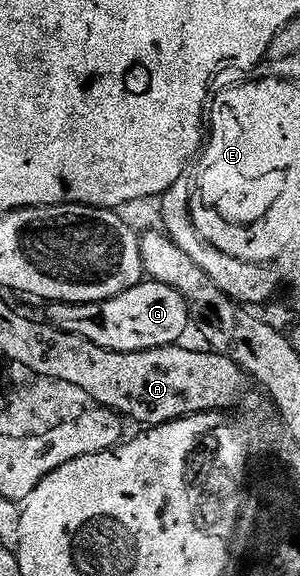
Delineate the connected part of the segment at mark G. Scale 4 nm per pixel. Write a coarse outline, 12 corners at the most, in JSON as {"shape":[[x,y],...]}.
{"shape":[[150,279],[108,301],[51,303],[46,320],[118,353],[182,342],[193,318]]}

